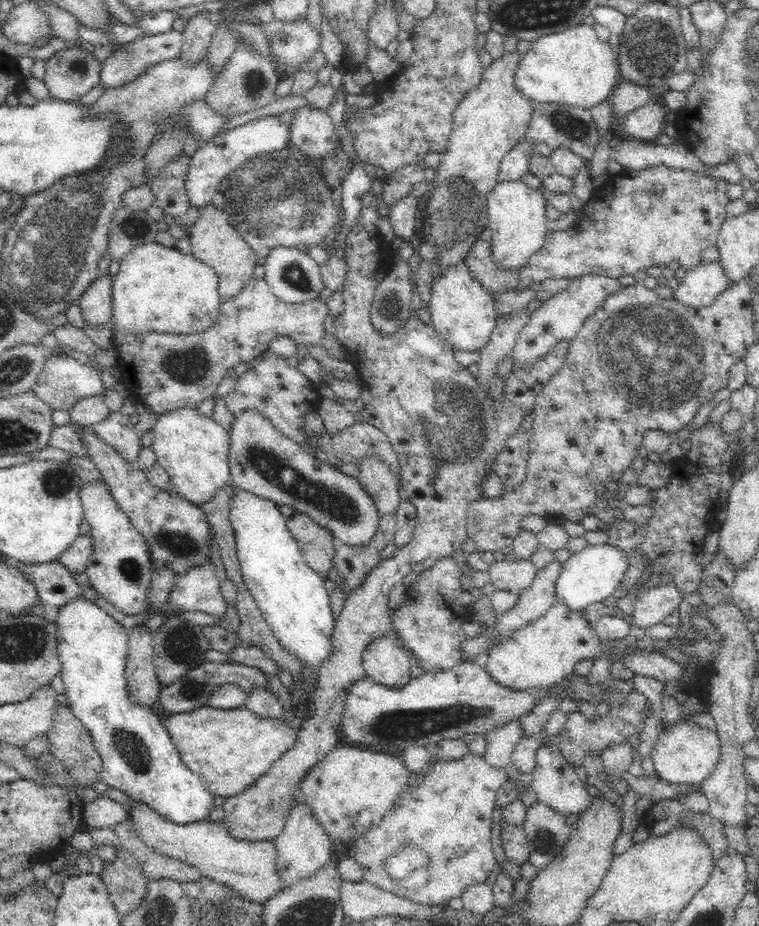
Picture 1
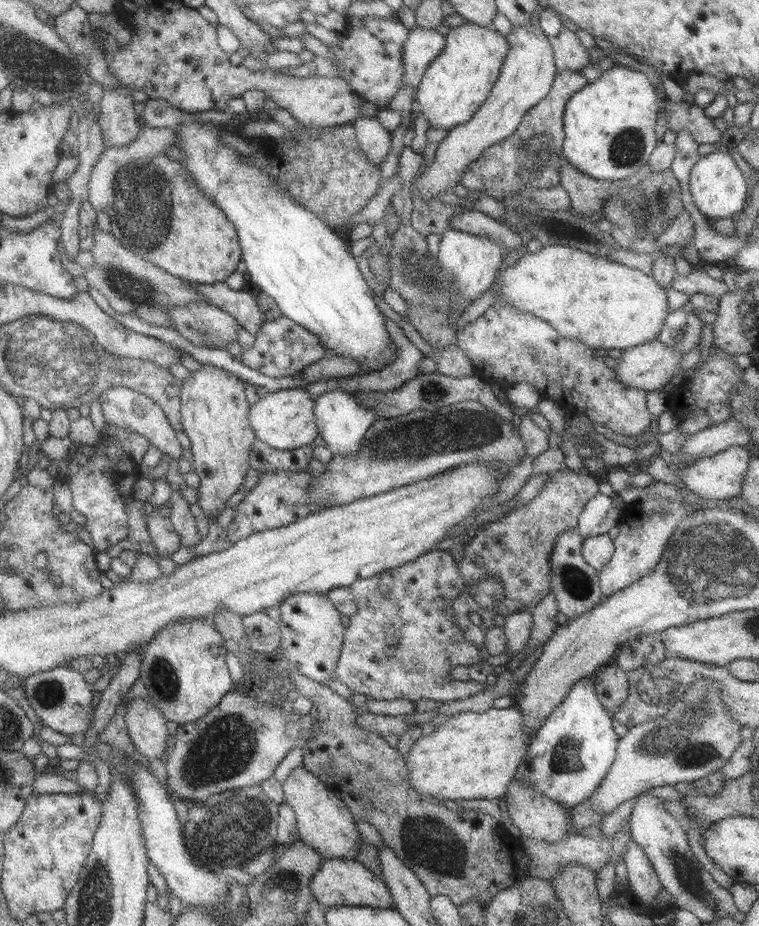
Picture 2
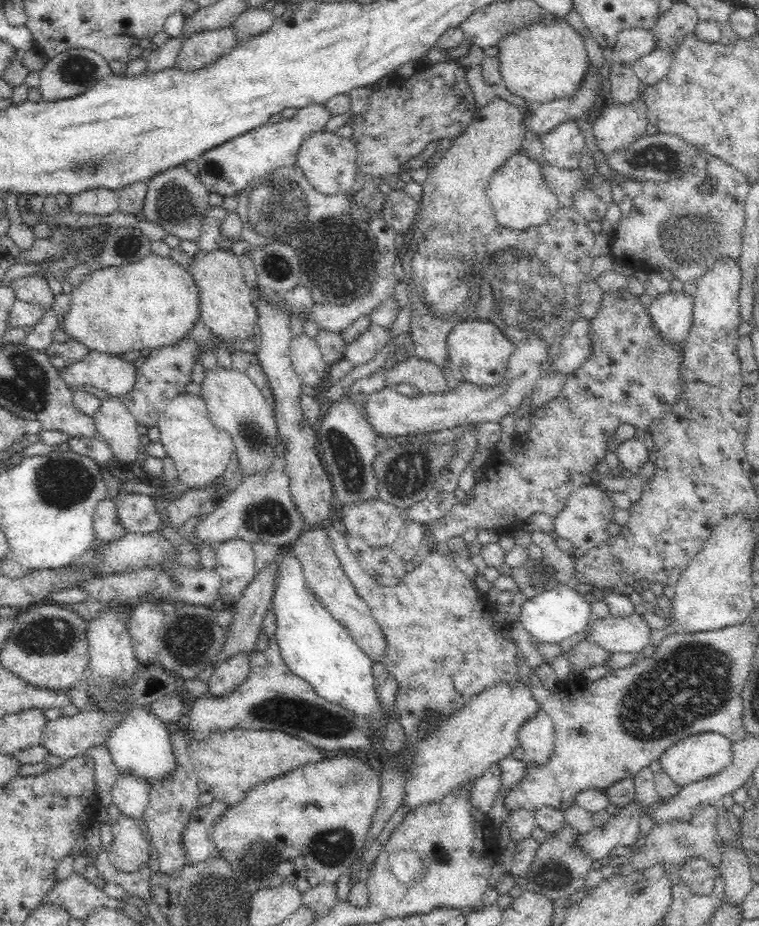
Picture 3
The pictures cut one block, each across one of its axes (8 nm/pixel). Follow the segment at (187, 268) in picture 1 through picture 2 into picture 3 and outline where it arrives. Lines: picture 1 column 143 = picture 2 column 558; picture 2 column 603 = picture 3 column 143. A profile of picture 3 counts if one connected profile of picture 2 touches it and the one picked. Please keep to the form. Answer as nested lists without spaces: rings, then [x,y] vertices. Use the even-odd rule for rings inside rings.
[[[154,253],[130,264],[94,270],[78,286],[72,288],[69,298],[70,308],[63,320],[58,320],[59,328],[67,338],[78,339],[91,351],[110,355],[122,355],[133,350],[145,354],[151,349],[173,345],[186,337],[200,321],[198,285],[194,282],[192,273],[171,257],[162,258]]]

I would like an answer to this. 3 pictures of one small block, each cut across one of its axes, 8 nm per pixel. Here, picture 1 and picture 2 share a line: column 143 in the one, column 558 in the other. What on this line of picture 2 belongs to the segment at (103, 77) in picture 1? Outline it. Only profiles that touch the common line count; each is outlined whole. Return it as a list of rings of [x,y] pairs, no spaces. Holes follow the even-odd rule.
[[[562,30],[562,34],[549,38],[555,55],[555,68],[557,72],[578,71],[581,72],[590,64],[590,56],[582,46],[578,36],[572,30]]]

